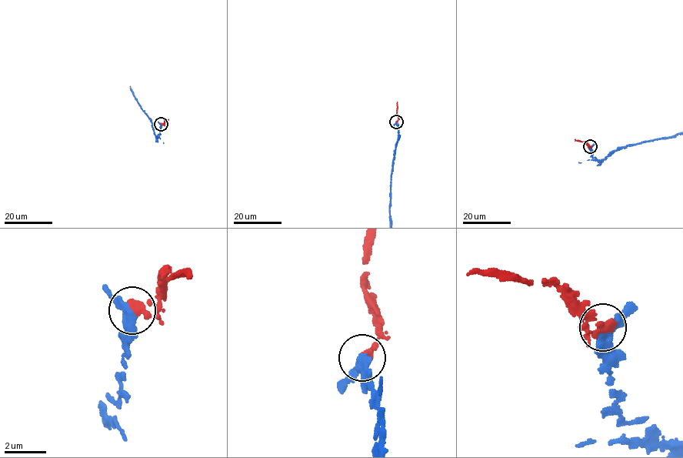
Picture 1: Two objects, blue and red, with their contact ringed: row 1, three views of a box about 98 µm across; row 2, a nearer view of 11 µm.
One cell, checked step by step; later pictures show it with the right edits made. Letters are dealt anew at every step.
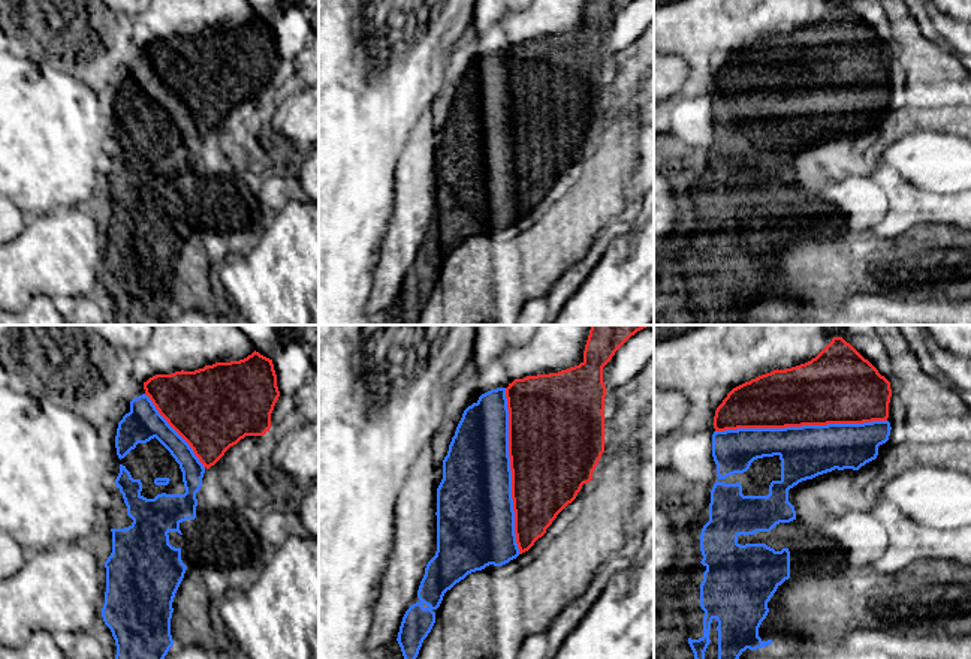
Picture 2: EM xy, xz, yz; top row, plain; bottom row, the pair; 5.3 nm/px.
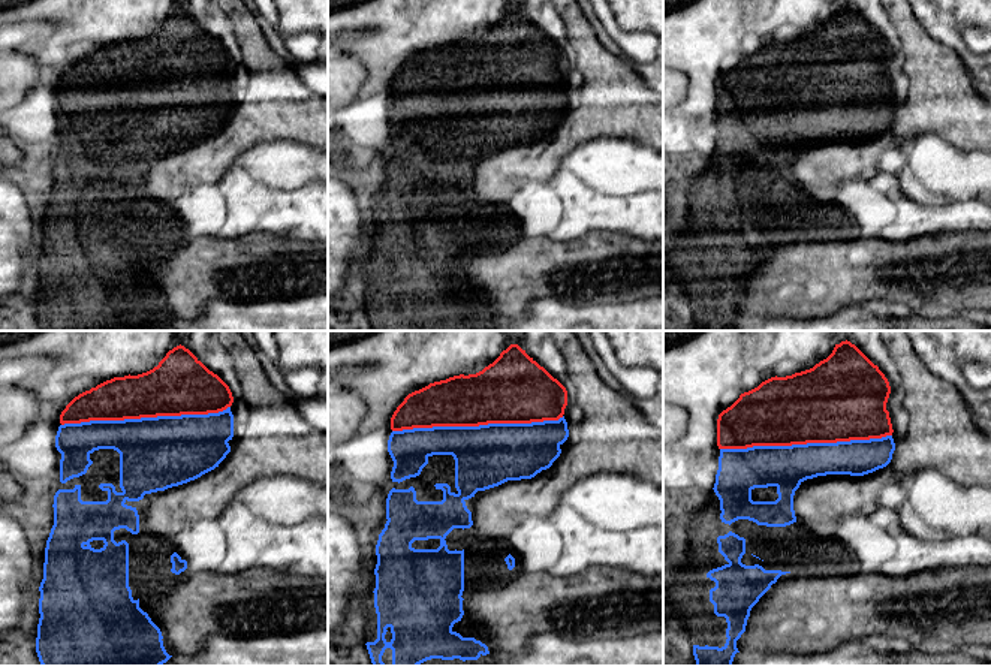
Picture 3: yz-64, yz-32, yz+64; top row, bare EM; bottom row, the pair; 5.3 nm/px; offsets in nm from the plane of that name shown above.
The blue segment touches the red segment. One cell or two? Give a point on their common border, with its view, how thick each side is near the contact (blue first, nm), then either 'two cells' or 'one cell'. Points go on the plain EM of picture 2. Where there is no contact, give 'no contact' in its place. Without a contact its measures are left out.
meets blue in yz at (802, 90); 280 nm thick on the blue side, 360 nm on the other; one cell

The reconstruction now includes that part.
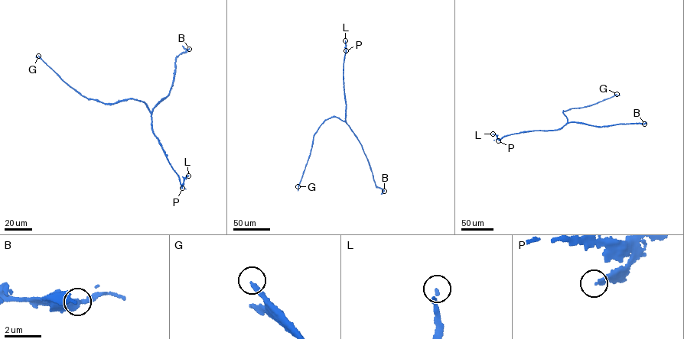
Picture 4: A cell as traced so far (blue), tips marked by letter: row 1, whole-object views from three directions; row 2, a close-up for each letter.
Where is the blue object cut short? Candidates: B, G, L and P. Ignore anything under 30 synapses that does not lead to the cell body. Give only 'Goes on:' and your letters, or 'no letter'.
Goes on: no letter

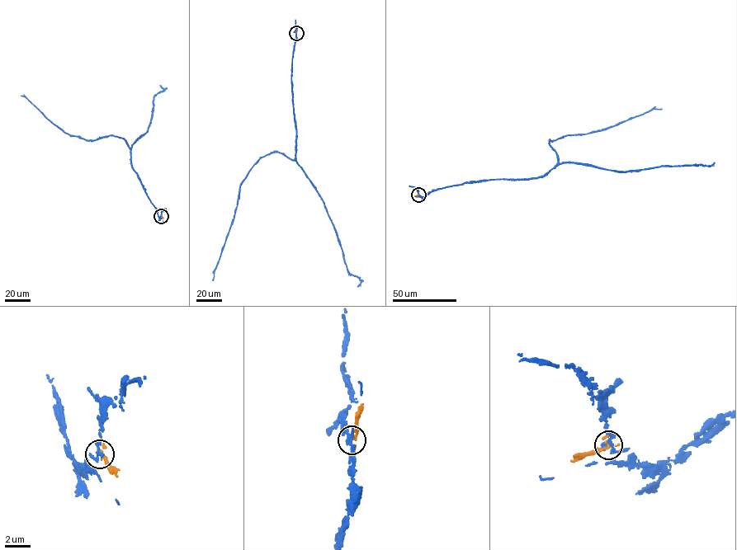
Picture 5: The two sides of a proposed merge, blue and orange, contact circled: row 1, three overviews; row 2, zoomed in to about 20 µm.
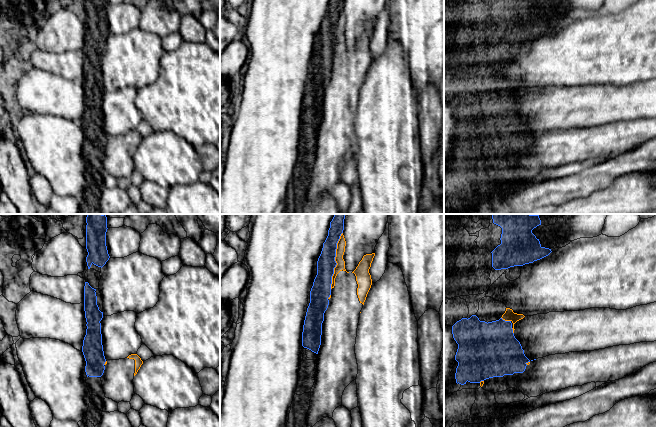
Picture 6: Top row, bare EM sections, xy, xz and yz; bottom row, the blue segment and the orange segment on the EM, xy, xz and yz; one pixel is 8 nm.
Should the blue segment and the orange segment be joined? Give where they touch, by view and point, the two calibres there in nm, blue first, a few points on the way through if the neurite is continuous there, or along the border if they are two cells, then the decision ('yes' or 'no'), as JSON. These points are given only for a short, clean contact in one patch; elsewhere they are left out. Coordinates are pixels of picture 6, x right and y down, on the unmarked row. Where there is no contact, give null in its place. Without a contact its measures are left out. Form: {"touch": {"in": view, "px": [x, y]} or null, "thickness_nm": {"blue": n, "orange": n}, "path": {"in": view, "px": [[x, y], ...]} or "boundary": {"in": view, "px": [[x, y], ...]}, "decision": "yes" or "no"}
{"touch": {"in": "xz", "px": [334, 36]}, "thickness_nm": {"blue": 150, "orange": 70}, "decision": "no"}

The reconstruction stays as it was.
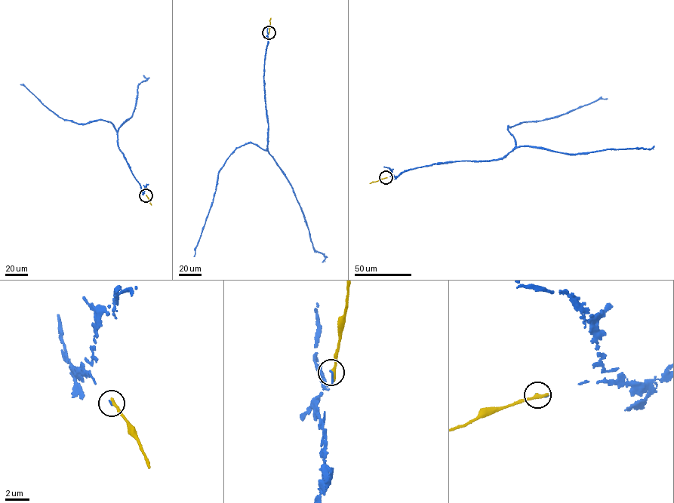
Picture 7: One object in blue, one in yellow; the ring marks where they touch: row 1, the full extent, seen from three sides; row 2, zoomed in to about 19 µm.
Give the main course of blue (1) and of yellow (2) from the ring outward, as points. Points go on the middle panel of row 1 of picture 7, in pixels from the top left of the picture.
1: (269, 32), (263, 77), (267, 147), (249, 143), (236, 148), (227, 157), (219, 173), (194, 256)
2: (269, 32), (270, 17)

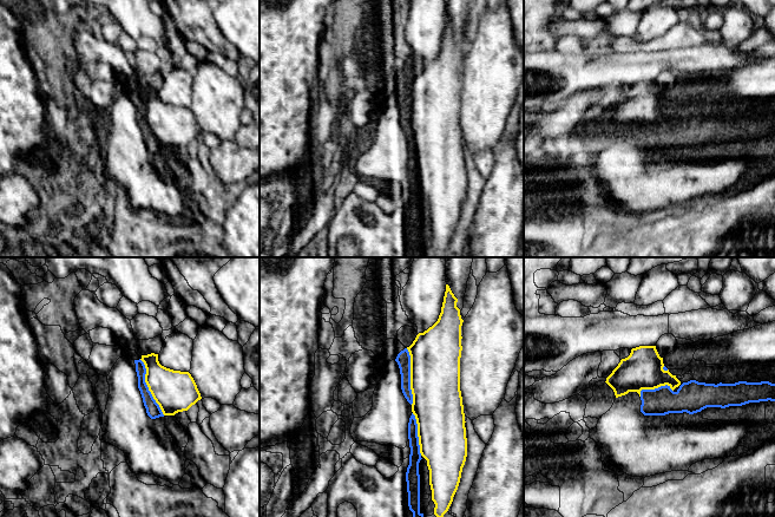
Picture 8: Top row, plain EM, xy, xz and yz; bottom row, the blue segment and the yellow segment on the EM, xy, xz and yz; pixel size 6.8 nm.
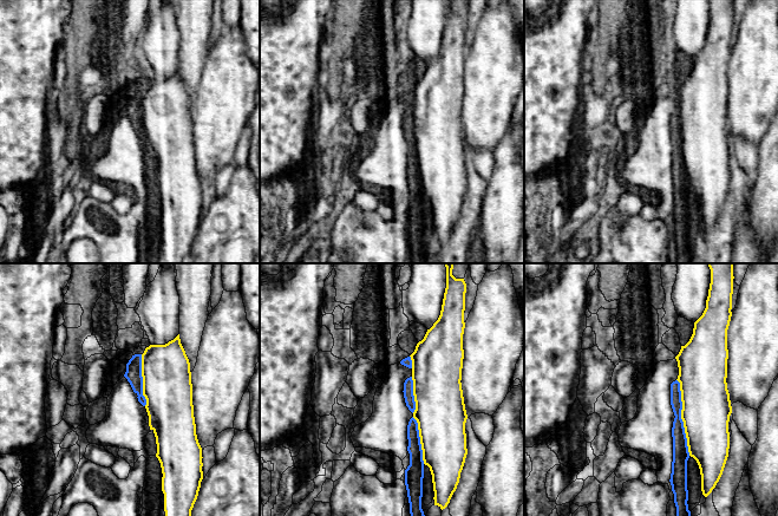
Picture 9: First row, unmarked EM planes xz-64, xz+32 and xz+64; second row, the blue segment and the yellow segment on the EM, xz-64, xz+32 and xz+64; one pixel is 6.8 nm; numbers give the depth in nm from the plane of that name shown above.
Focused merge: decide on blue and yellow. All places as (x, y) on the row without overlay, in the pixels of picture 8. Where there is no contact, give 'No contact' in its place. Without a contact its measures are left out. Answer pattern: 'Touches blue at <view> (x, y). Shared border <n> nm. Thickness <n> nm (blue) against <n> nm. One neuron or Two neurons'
Touches blue at xy (148, 123). Shared border 420 nm. Thickness 100 nm (blue) against 280 nm. Two neurons

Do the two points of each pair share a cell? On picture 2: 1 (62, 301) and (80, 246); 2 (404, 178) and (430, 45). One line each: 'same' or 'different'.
1: different
2: different

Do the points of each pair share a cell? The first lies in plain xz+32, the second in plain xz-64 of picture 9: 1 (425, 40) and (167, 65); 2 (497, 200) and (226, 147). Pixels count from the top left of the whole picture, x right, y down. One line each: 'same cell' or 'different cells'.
1: same cell
2: different cells

